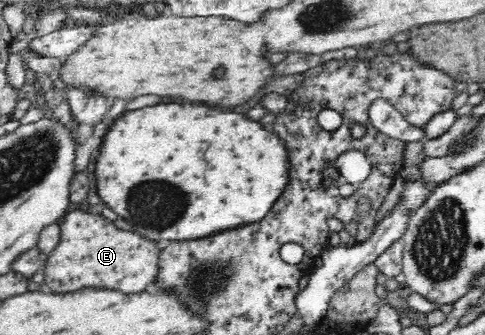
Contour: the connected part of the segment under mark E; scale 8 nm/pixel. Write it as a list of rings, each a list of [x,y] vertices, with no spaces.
[[[76,208],[68,211],[62,222],[62,242],[49,254],[42,271],[49,292],[74,292],[86,286],[118,286],[118,290],[130,294],[146,290],[156,280],[162,252],[156,242],[136,232],[120,230],[104,216],[80,212]]]

